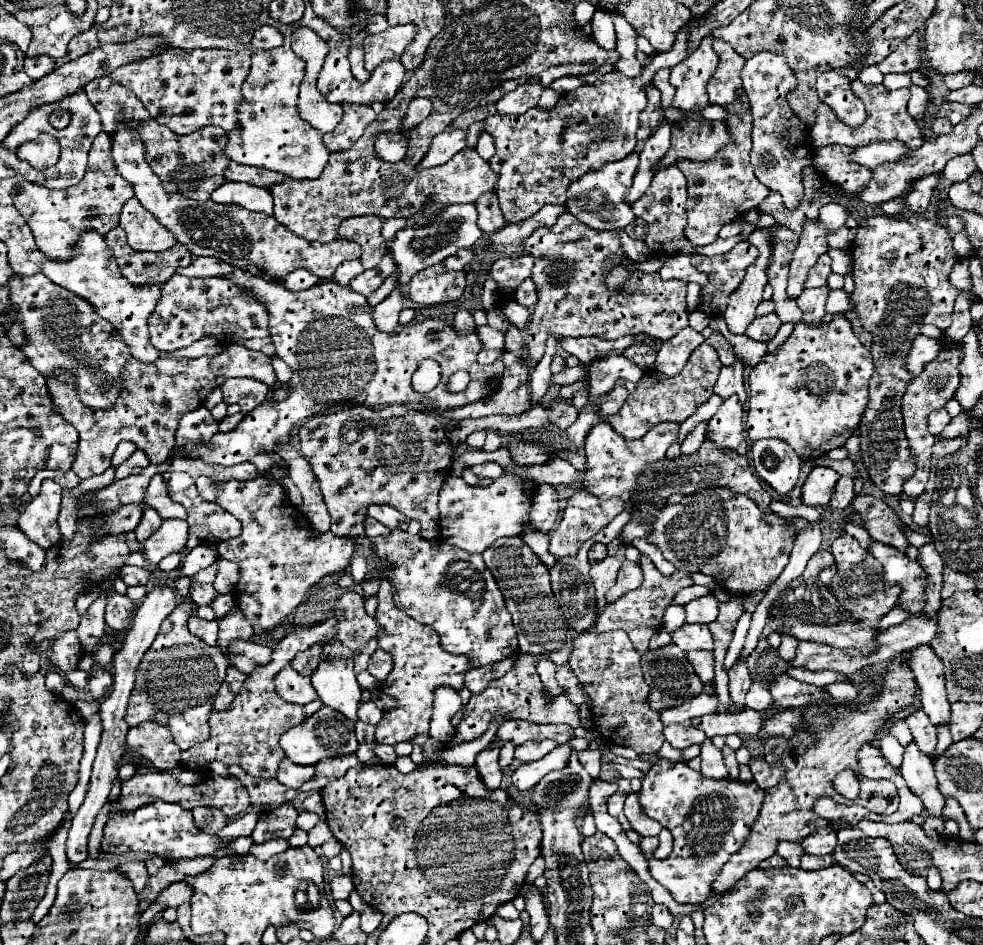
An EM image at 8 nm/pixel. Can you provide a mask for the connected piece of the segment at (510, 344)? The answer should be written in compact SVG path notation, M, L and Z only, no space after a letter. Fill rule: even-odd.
M510 325L510 327L508 327L508 331L506 331L506 351L514 353L514 355L516 355L516 357L520 357L520 359L524 359L524 357L526 357L522 333L520 333L514 325Z

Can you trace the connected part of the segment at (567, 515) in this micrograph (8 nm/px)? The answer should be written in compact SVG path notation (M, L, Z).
M576 491L568 499L568 503L566 503L564 517L562 517L560 525L550 533L550 553L556 559L568 557L568 555L576 555L584 541L588 541L590 537L594 537L602 527L606 527L622 511L624 511L624 501L622 499L608 499L608 501L604 501L604 499L592 497L590 493Z

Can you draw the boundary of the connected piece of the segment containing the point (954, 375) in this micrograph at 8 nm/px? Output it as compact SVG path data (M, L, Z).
M948 343L940 349L940 353L936 355L934 361L924 365L924 371L914 377L908 383L908 389L904 391L902 397L902 417L904 417L904 431L908 437L908 443L912 447L912 453L916 455L916 473L904 483L904 495L910 499L916 499L928 481L928 471L930 471L930 451L934 445L934 437L928 431L928 415L934 409L942 409L946 405L948 399L954 397L958 383L960 383L960 373L958 373L958 365L964 359L964 351L960 349L960 343Z

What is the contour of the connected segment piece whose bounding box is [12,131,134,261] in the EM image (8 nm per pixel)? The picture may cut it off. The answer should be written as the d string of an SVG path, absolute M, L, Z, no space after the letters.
M100 133L92 143L88 169L84 179L68 187L64 191L42 189L36 183L20 181L12 189L12 201L20 215L26 219L28 227L34 233L38 249L52 261L68 261L72 259L72 249L80 241L80 235L86 231L96 231L106 235L110 229L118 227L118 217L128 199L134 197L134 189L128 181L120 177L111 157L112 137L108 133Z

